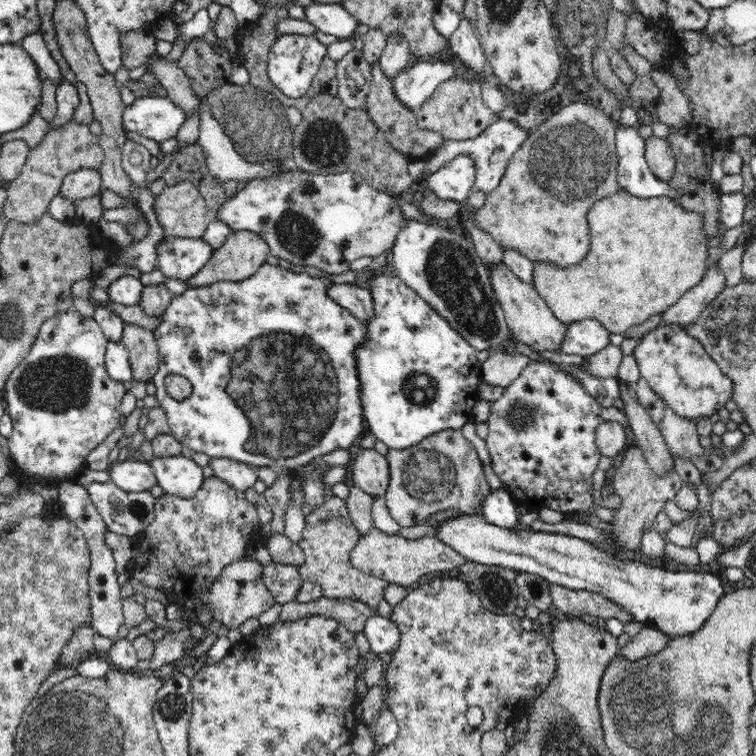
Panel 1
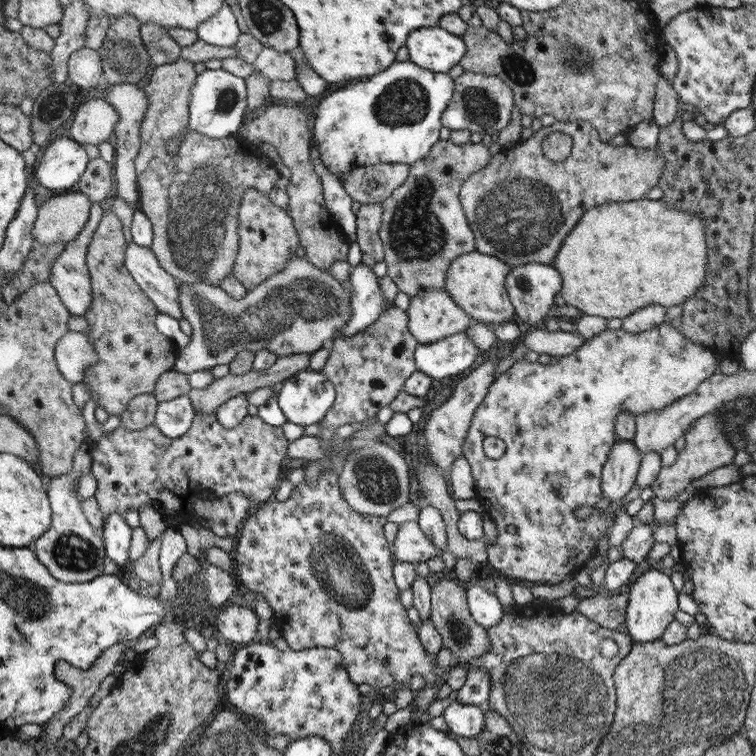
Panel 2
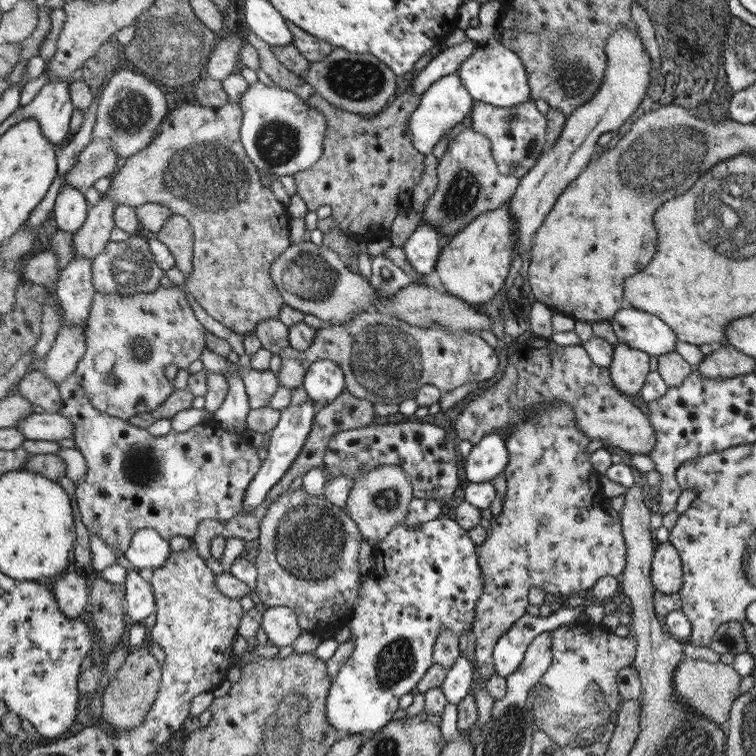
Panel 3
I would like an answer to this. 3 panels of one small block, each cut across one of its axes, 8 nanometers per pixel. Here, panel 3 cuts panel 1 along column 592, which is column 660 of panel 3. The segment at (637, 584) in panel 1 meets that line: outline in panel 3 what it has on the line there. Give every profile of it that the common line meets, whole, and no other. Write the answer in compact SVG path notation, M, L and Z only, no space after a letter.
M659 544L655 548L655 560L651 560L651 580L655 582L655 590L663 594L677 594L681 590L681 558L677 558L675 546Z

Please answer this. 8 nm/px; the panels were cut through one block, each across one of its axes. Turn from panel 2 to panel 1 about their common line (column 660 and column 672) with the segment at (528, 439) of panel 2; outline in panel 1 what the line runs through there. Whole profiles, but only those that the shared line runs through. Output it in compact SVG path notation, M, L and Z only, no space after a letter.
M658 326L656 330L648 332L636 346L634 350L636 362L640 366L642 378L648 380L648 384L652 386L652 390L666 402L666 406L670 406L674 410L674 414L678 414L680 418L688 418L688 420L698 420L702 416L708 418L718 418L718 412L726 408L726 404L732 400L732 392L734 392L734 380L730 376L726 376L722 372L722 368L716 364L716 360L710 358L710 354L706 352L704 344L700 340L696 340L694 336L690 336L682 326Z

